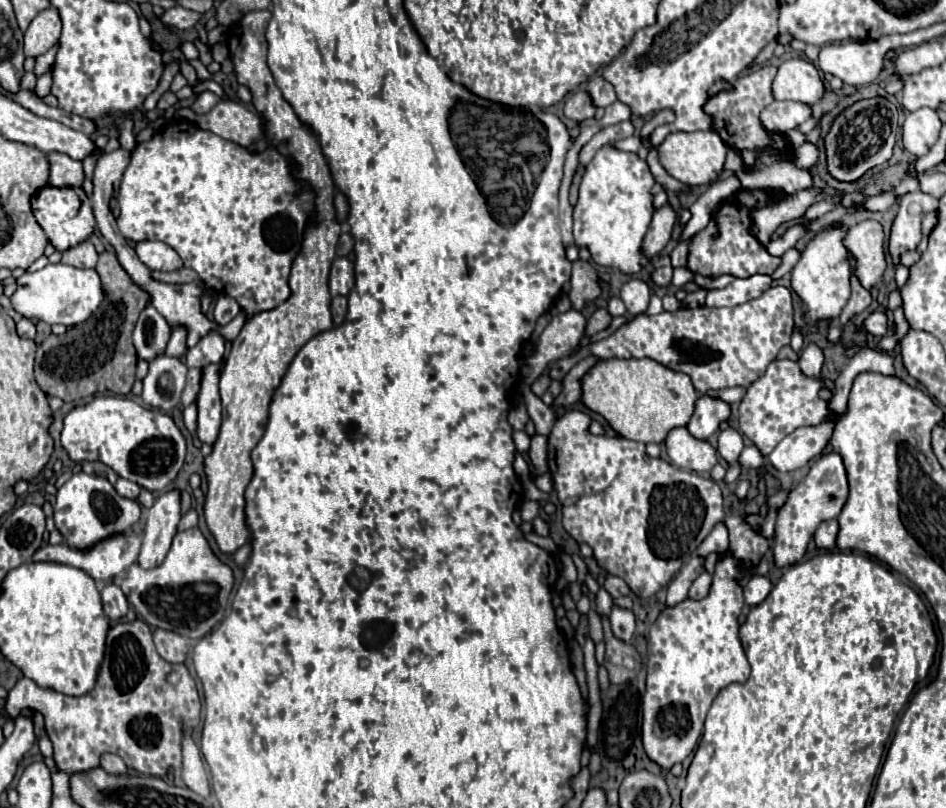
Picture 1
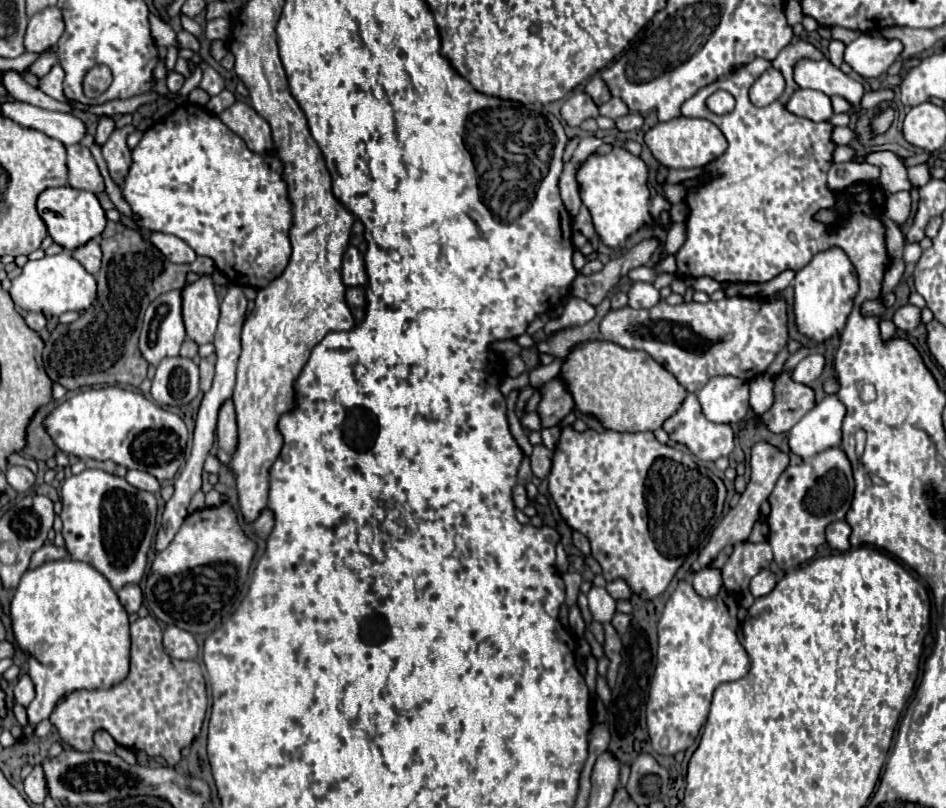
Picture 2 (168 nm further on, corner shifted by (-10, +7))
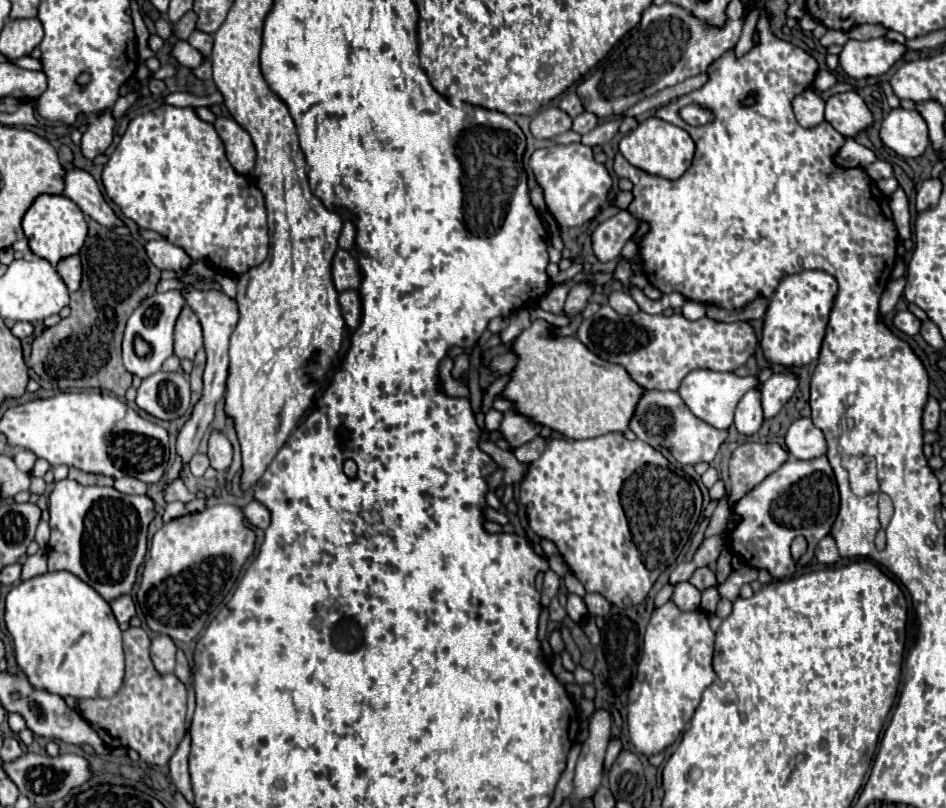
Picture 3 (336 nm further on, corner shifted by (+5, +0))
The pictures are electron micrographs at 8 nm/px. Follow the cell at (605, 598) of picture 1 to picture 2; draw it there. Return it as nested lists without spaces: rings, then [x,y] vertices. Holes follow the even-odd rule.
[[[593,586],[591,592],[587,594],[589,598],[589,608],[591,614],[597,622],[611,622],[615,612],[617,612],[617,602],[611,598],[611,594],[605,588]]]

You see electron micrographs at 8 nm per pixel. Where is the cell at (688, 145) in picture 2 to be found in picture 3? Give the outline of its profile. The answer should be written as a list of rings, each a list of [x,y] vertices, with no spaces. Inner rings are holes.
[[[650,117],[646,121],[642,121],[634,131],[624,135],[620,139],[618,149],[630,165],[634,165],[650,175],[658,175],[664,179],[678,179],[692,163],[694,141],[690,139],[690,135],[684,129],[680,129],[668,121],[662,121],[658,117]]]

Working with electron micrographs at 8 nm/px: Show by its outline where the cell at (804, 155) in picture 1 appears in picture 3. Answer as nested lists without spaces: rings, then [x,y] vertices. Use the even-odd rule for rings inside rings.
[[[854,91],[834,95],[834,101],[826,101],[826,121],[842,133],[844,137],[854,139],[860,131],[872,127],[872,113]]]

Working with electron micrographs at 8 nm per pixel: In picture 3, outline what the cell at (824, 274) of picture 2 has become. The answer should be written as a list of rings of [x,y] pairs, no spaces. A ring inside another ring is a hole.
[[[802,271],[786,275],[780,281],[774,295],[770,297],[760,339],[760,347],[768,363],[784,367],[802,367],[818,359],[836,291],[838,283],[826,271]]]

